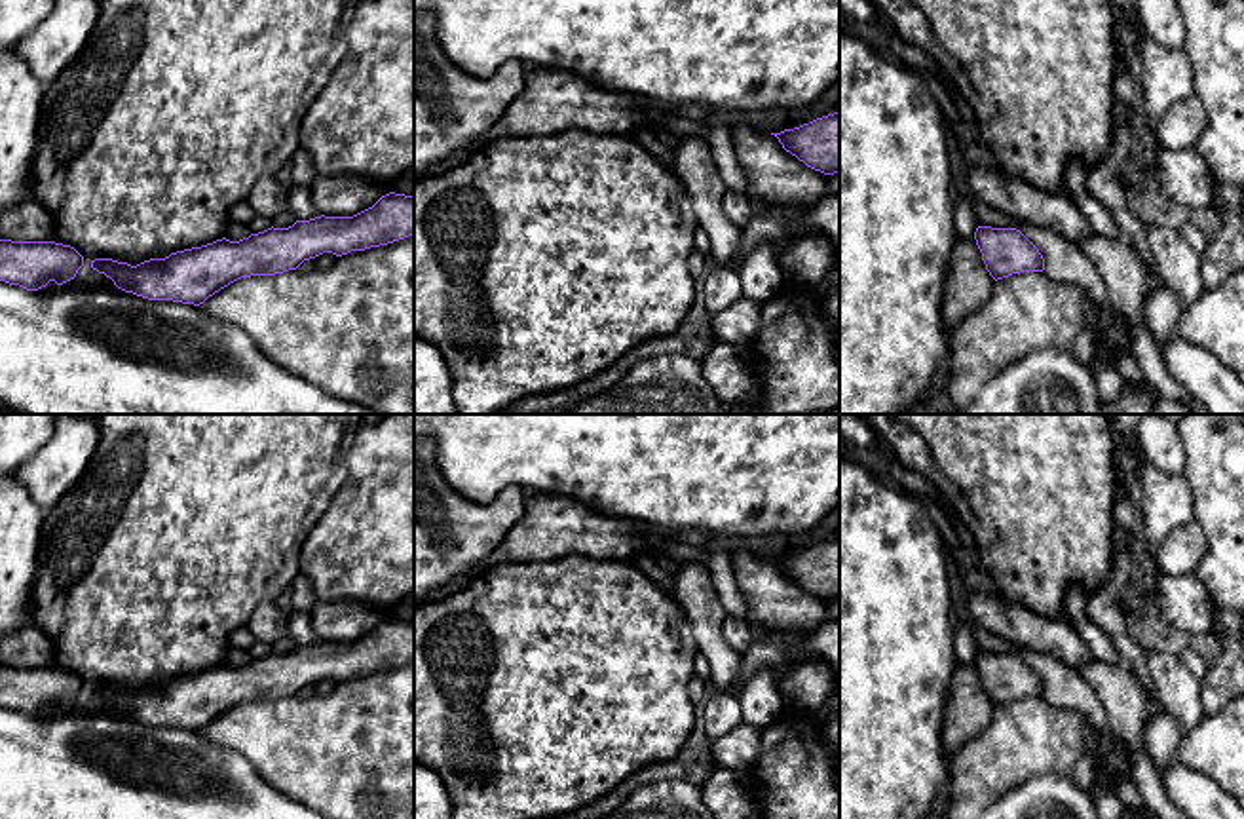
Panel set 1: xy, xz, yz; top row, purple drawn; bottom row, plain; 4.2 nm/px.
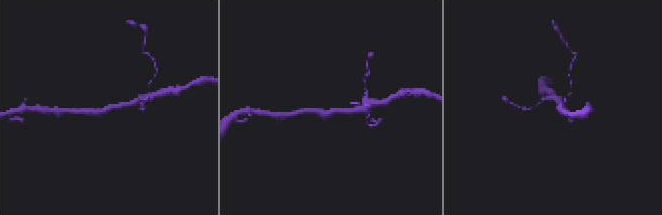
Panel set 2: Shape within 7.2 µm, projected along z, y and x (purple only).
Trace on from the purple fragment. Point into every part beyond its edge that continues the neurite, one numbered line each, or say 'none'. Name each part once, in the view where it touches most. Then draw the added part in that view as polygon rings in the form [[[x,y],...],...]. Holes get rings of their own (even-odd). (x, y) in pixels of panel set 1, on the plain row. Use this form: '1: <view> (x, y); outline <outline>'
none

